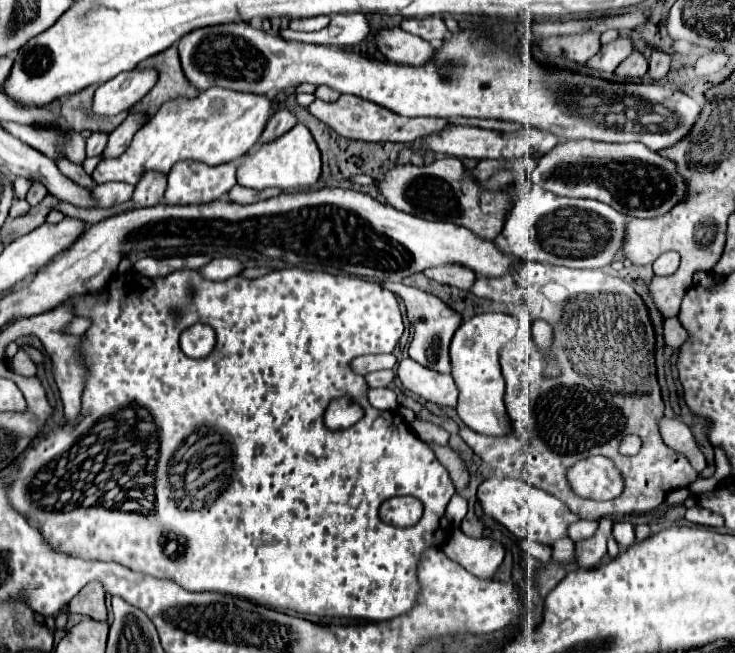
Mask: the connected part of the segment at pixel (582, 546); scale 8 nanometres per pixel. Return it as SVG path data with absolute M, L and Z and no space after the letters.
M601 519L599 521L599 529L595 531L595 535L591 539L575 543L575 553L577 553L577 565L579 567L591 569L605 557L607 539L611 535L611 527L613 527L611 519Z

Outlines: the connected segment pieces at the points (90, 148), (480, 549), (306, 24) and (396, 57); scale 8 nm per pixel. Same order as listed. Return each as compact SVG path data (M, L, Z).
M93 133L93 135L87 139L87 157L97 157L97 155L101 155L105 143L107 143L107 135L105 135L105 133Z
M455 531L453 537L443 547L445 555L453 561L457 561L461 567L465 567L469 573L477 575L479 579L493 579L497 569L503 563L501 551L497 547L487 545L487 549L481 543L475 543L473 537L467 537L463 531Z
M320 15L317 17L309 17L307 21L293 21L293 29L295 31L302 32L313 32L319 31L327 25L330 21L330 16L328 15Z
M403 29L381 31L377 35L377 45L381 53L397 65L425 65L435 55L435 47L429 41L411 35Z

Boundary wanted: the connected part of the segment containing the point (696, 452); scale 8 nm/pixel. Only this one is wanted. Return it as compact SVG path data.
M663 417L663 421L661 421L661 437L663 437L667 447L671 447L677 453L685 455L689 459L689 463L693 465L693 469L697 469L701 473L706 468L705 456L701 453L701 449L697 447L691 429L683 421Z

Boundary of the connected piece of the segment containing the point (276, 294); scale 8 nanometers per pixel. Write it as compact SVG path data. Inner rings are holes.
M297 267L272 271L259 279L229 277L227 281L203 281L197 271L189 269L173 271L171 275L157 279L145 279L131 271L127 275L115 275L107 285L107 295L107 301L95 301L89 295L81 295L77 305L77 315L93 319L93 325L85 333L83 345L83 355L89 365L89 379L83 393L81 417L75 425L63 425L49 431L47 439L37 439L31 449L27 449L19 463L19 475L9 489L11 505L15 505L15 509L19 509L19 513L23 513L33 525L37 523L41 533L47 535L47 541L55 549L75 553L87 559L117 561L121 565L129 565L129 569L159 579L175 579L187 591L219 591L265 607L291 609L297 613L319 617L387 621L409 613L417 605L421 591L417 569L423 553L429 547L439 545L439 539L443 539L445 543L445 539L449 539L451 535L449 529L443 529L443 523L449 523L445 517L445 507L455 493L455 485L447 469L435 457L433 449L417 435L413 435L411 427L397 417L397 411L377 411L369 405L367 383L361 379L361 375L351 371L351 361L359 355L395 351L405 329L397 297L391 291L379 287L379 283L365 281L361 277L331 275L326 271L305 271ZM195 323L211 325L217 333L217 345L207 359L191 359L179 347L181 331ZM341 397L349 397L351 401L361 405L365 415L347 431L329 431L323 425L323 413L331 401ZM107 485L119 485L119 489L135 489L135 485L143 489L143 485L151 485L151 489L155 489L155 509L151 513L137 513L105 509L101 505L86 508L91 505L91 501L99 501L99 497L103 497L103 489L107 489ZM399 495L413 495L423 503L425 513L417 525L395 527L381 521L381 503Z

